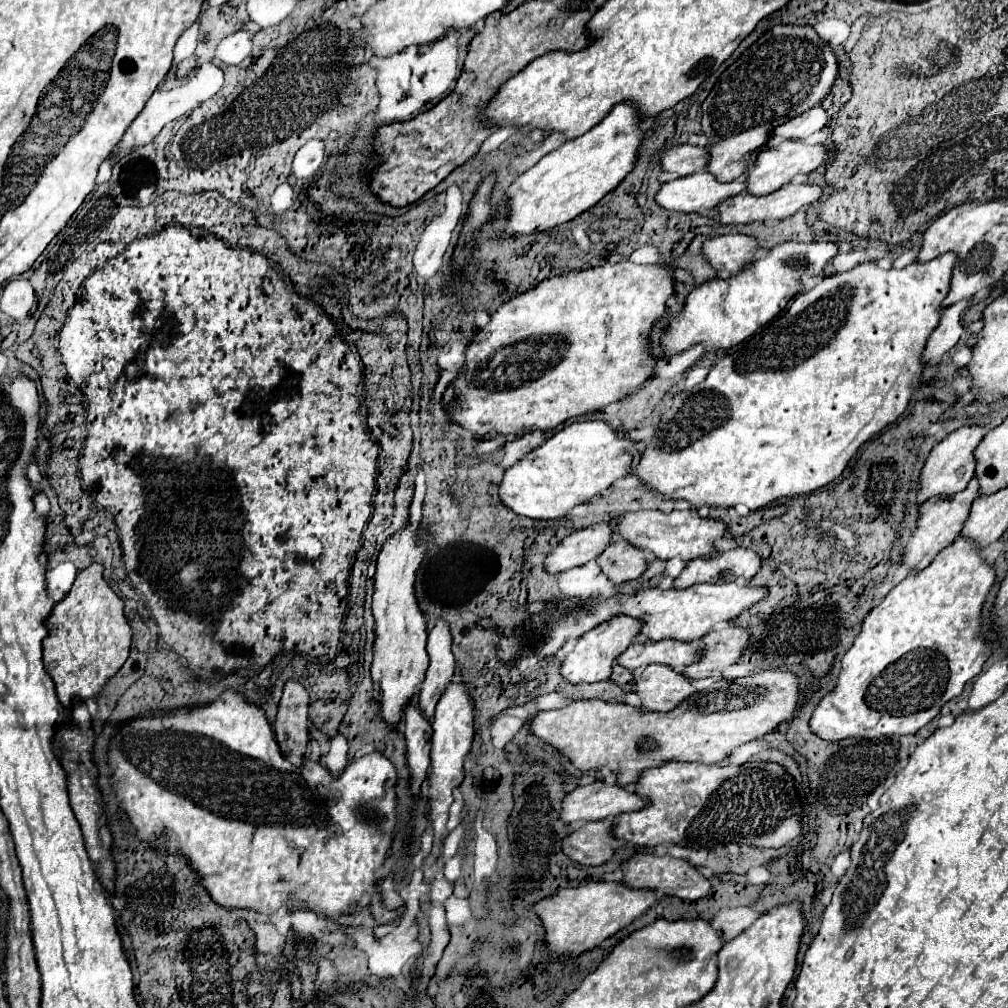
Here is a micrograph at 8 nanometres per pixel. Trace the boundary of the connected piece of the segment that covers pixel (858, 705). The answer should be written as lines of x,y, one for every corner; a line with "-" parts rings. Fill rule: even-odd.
957,538
921,572
909,574
863,620
863,632
843,656
835,688
823,696
811,716
811,732
827,742
845,738
879,738
913,734
929,724
945,702
959,696
991,654
987,628
981,624
981,604
995,582
995,570
981,560
973,542

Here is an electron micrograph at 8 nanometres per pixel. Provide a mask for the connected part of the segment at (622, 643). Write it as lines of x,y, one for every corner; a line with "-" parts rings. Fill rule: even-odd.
617,616
601,626
597,626
595,630
589,630
587,634
581,636
581,640
575,644
575,648
565,656
559,672
561,676
569,682
569,684
593,684
593,682
601,682
601,680
609,680
611,676
611,668
615,664
615,658
633,642
633,638
637,636
641,628
641,622
637,622
635,618
629,616

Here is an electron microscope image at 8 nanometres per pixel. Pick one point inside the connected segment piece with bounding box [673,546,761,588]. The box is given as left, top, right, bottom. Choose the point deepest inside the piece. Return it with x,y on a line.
740,563

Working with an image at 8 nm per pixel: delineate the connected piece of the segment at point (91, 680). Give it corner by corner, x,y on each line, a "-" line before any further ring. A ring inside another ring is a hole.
91,564
89,568
79,572
71,592
65,596
65,600
61,600
53,608
53,612
47,620
47,630
49,630
49,634
43,640
43,662
45,662
45,668
51,676
51,680
55,682
57,698
65,710
69,710
73,706
75,698
79,698
83,702
95,700
99,696
99,692
103,690
103,686
109,682
109,678
113,678
119,672
119,668
125,664
125,660
129,656
131,626
129,626
127,618
123,616
121,598
103,580
101,564

